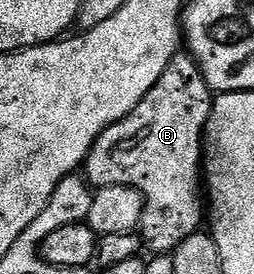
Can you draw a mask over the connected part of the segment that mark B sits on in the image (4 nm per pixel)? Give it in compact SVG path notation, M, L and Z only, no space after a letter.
M180 51L169 63L169 67L161 75L159 82L153 87L153 91L149 91L149 95L145 95L145 99L141 99L141 103L137 103L137 107L133 107L133 111L129 111L129 115L125 115L125 119L121 119L117 123L113 123L106 131L95 140L93 147L89 151L85 162L85 176L92 186L104 189L110 185L125 185L130 189L135 189L143 196L143 220L141 222L141 236L145 242L146 248L155 255L170 255L175 252L179 246L189 235L200 232L202 223L205 221L205 201L201 196L201 162L205 156L205 130L207 128L207 120L211 114L213 104L213 91L209 87L209 83L205 79L205 75L199 69L199 63L191 56L190 52Z

